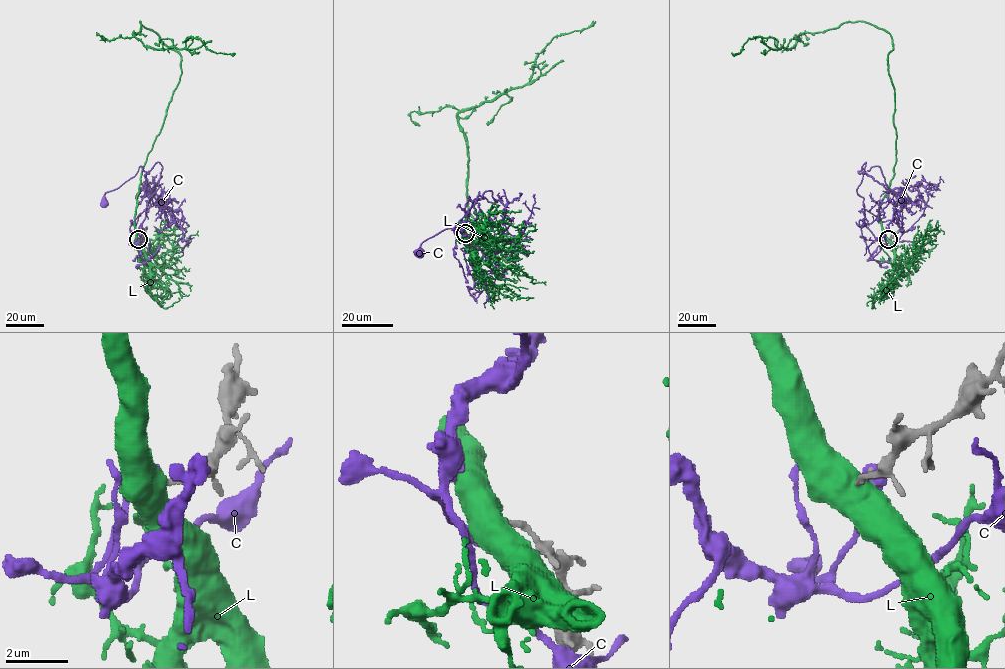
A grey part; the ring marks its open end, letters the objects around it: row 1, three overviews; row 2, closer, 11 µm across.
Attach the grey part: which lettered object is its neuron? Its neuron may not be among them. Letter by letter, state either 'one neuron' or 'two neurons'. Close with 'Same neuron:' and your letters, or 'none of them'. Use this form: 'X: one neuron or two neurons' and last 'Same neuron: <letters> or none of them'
C: two neurons
L: one neuron
Same neuron: L

